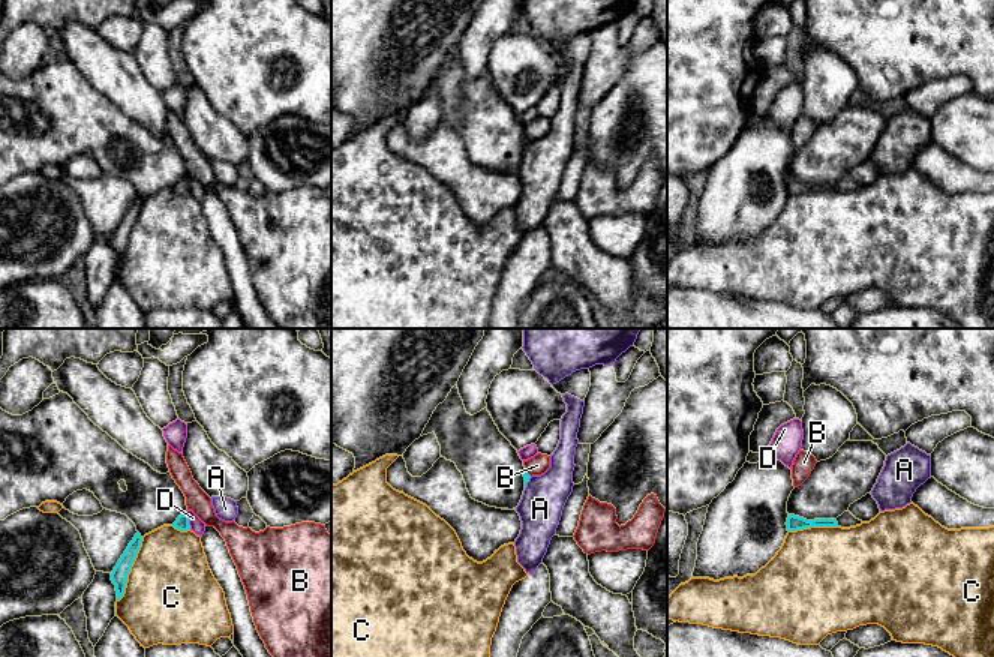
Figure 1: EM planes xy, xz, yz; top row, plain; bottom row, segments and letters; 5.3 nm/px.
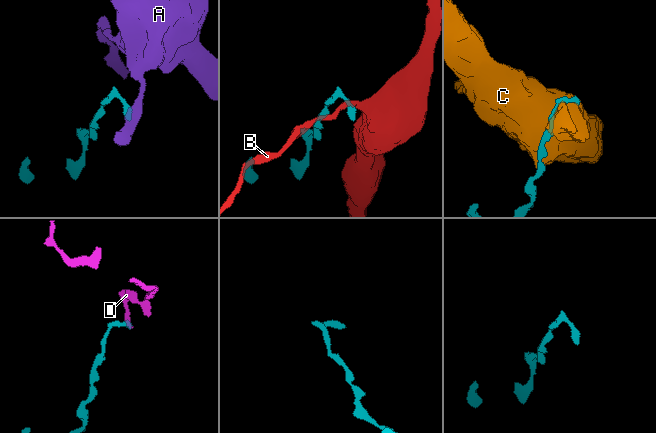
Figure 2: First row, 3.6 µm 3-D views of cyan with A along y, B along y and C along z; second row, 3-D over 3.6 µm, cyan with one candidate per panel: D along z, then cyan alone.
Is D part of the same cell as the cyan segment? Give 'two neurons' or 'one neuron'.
two neurons

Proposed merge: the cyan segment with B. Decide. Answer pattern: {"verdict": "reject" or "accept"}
{"verdict": "reject"}

